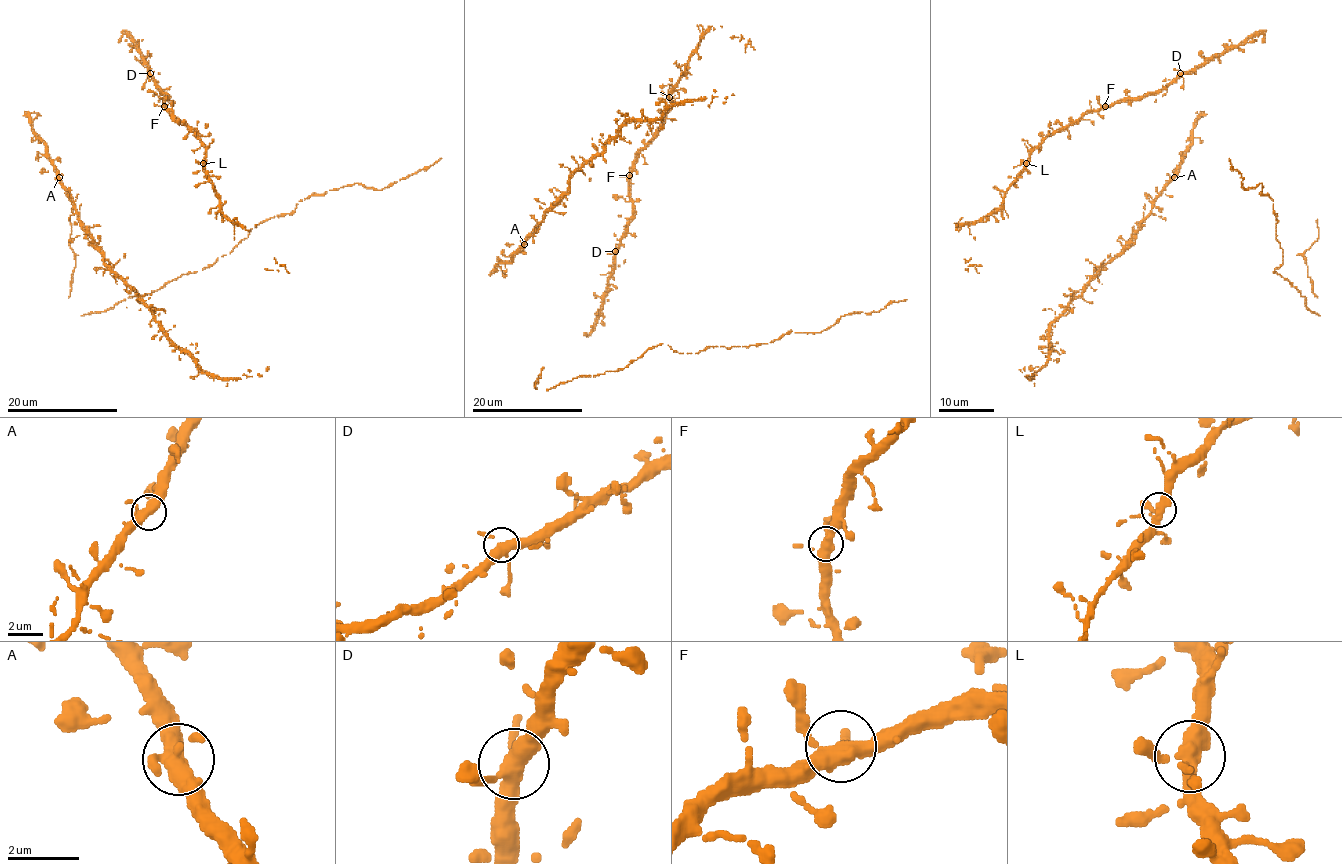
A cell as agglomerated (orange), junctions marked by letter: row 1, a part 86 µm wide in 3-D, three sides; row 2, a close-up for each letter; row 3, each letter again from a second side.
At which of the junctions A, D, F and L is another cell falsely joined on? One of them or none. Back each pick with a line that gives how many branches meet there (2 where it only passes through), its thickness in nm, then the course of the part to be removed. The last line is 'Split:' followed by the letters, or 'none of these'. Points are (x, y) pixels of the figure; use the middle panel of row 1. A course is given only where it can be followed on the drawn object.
Split: none of these

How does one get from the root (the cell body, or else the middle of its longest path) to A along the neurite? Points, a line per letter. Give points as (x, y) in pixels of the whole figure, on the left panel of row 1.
A: (68, 220), (75, 206), (70, 191), (59, 177)

